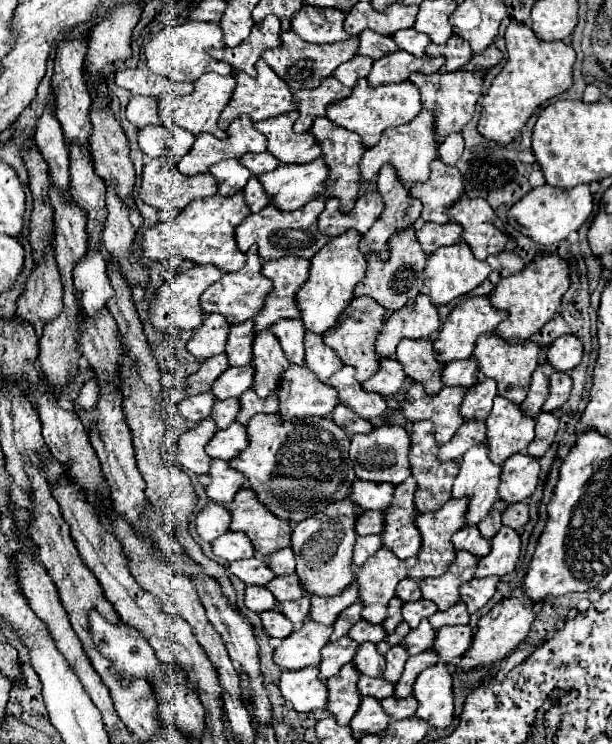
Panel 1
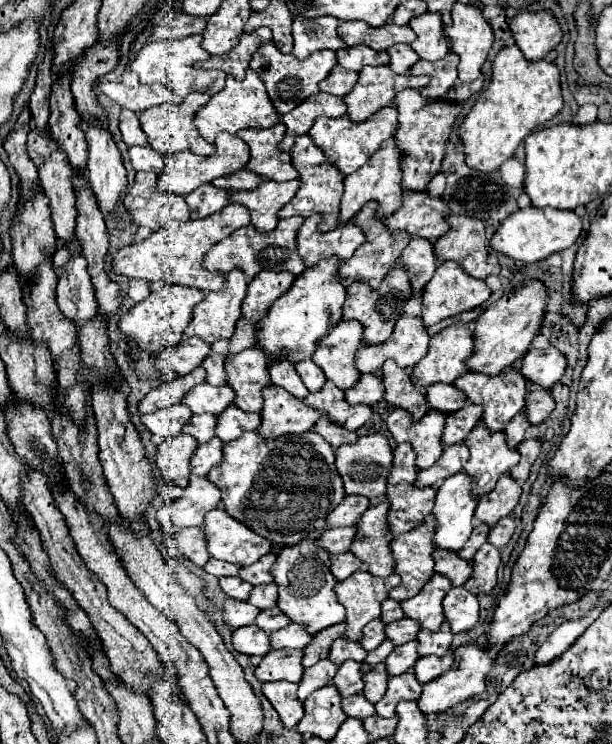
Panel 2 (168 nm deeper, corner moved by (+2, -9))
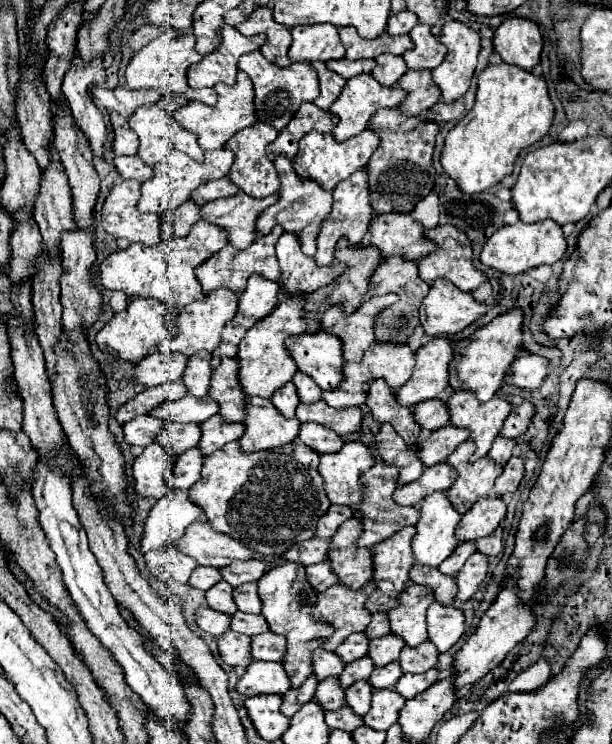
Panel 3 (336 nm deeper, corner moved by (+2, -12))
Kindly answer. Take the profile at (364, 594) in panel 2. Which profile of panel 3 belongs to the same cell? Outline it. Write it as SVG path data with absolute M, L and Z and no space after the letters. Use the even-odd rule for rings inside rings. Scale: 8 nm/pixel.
M335 584L319 594L317 606L313 608L315 618L331 622L335 626L333 636L323 644L325 650L335 650L353 632L363 632L371 622L371 612L365 608L371 590L361 588L353 592L343 584Z

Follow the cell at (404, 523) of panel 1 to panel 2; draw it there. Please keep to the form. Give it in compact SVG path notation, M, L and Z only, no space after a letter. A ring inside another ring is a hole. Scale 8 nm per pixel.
M387 501L367 509L357 521L357 535L349 547L349 551L363 563L363 569L375 577L389 577L393 573L393 559L389 553L391 535L385 517L387 511Z

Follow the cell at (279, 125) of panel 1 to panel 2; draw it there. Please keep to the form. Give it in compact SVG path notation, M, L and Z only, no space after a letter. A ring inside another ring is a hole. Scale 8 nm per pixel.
M277 123L269 129L241 129L235 135L249 145L251 157L245 165L247 171L271 181L297 179L297 171L293 171L293 165L289 165L289 153L277 149L277 143L285 135L283 123Z

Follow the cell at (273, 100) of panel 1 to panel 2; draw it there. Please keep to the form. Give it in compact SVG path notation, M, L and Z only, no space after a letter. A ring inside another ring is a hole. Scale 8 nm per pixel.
M247 69L247 77L243 81L235 81L233 77L227 77L223 91L213 95L209 103L195 113L195 125L207 143L213 143L215 135L221 131L237 133L239 129L247 129L247 127L271 127L277 121L281 121L281 115L275 113L273 103L265 93L263 81L257 77L257 73L253 73L253 69Z

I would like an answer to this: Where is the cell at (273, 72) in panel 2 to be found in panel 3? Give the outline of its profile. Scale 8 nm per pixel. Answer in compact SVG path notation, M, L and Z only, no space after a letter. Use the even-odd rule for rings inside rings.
M259 50L245 54L239 58L239 70L247 72L247 76L253 80L255 88L255 108L259 122L271 124L277 130L283 130L293 114L297 112L299 104L313 102L319 96L319 84L317 84L317 72L313 72L311 62L295 62L291 66L279 68L277 64L269 62Z

